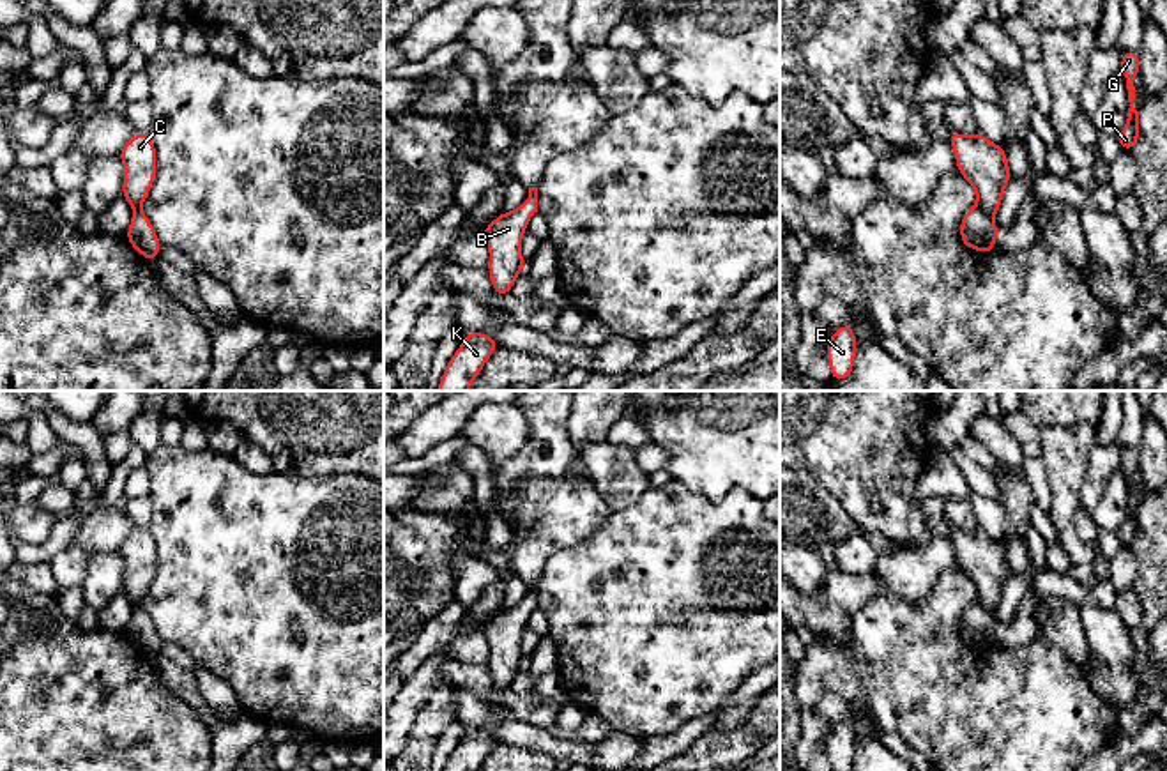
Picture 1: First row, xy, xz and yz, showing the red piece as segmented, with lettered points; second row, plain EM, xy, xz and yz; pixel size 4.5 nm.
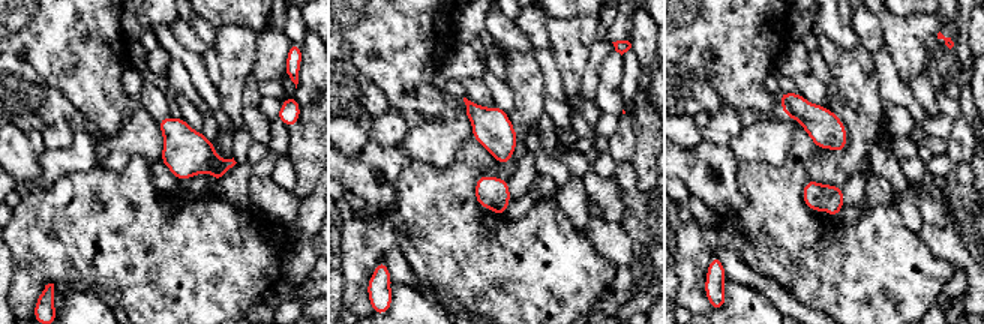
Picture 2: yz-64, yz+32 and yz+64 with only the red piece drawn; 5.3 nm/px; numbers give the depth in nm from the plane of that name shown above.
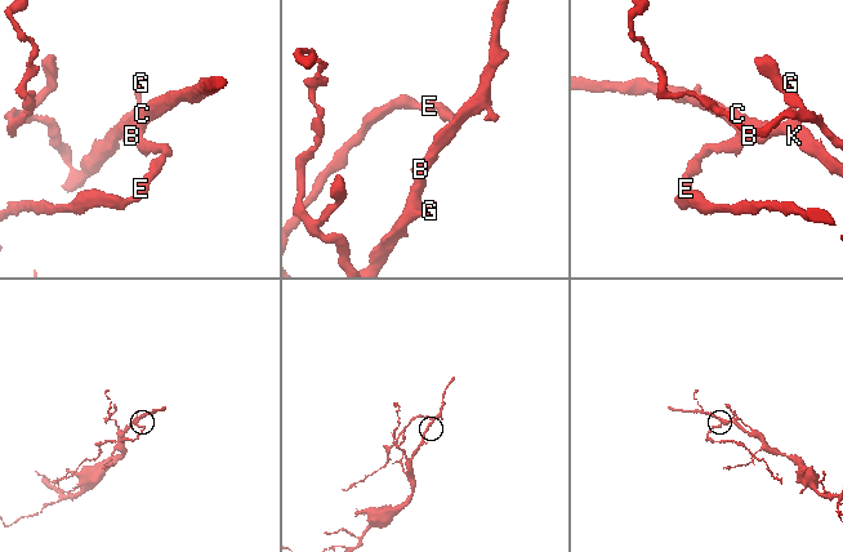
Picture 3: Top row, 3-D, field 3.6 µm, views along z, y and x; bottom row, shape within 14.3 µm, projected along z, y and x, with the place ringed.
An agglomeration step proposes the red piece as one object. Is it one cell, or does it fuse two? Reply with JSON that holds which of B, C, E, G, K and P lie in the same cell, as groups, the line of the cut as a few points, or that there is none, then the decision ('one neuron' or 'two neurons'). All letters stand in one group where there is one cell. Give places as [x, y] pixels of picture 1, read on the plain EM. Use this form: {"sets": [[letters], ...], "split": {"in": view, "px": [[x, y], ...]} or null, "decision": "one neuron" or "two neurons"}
{"sets": [["B", "C", "G", "K", "P"], ["E"]], "split": {"in": "yz", "px": [[976, 600], [992, 616]]}, "decision": "two neurons"}

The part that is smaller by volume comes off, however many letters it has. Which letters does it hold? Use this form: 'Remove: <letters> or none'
Remove: E

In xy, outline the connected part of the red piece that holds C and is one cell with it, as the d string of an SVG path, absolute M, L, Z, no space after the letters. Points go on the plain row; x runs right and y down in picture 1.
M136 529L120 545L118 553L124 559L122 594L133 607L141 605L156 576L156 543L149 529Z

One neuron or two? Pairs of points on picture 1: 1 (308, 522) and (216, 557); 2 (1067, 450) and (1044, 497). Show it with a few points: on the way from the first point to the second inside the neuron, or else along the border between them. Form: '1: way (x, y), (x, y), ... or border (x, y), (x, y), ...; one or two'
1: way (285, 545), (273, 557), (239, 557); one
2: border (1040, 457), (1051, 490), (1051, 513); two

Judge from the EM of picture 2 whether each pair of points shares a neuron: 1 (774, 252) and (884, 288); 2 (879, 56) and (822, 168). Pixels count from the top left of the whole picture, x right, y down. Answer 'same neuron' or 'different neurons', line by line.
1: same neuron
2: different neurons

